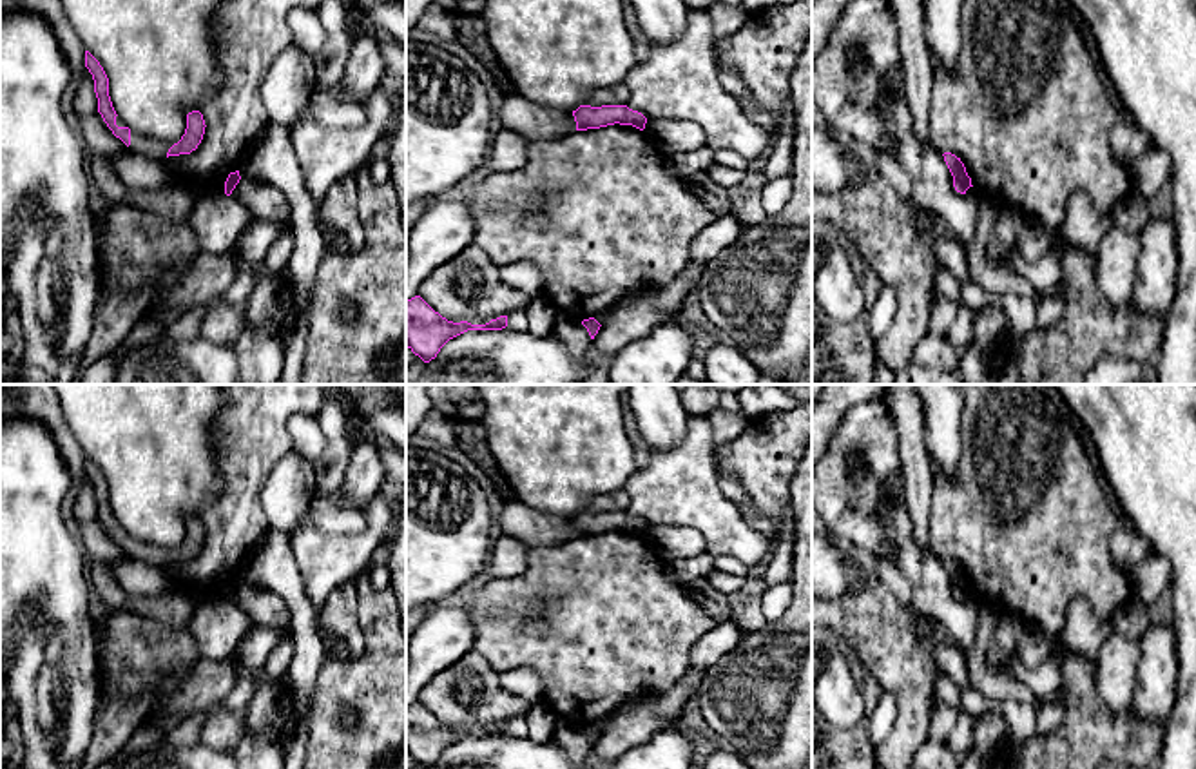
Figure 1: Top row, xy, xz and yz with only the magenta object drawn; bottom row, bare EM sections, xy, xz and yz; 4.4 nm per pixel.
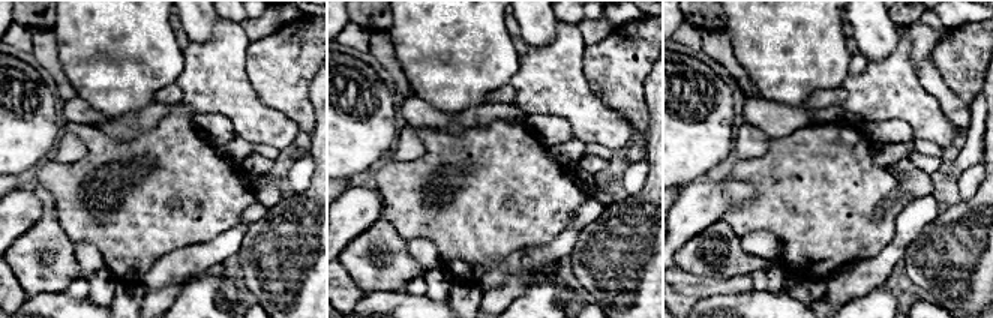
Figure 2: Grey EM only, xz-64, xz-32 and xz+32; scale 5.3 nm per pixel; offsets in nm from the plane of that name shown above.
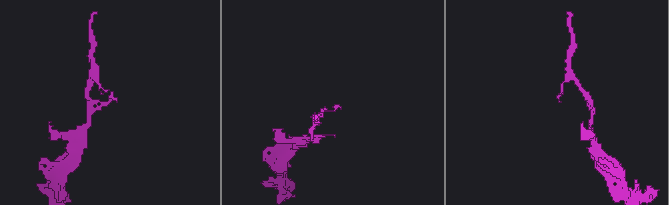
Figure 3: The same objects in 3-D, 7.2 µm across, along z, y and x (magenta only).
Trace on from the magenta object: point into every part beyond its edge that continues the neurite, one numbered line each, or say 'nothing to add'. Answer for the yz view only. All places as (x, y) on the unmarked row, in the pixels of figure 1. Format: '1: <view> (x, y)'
nothing to add

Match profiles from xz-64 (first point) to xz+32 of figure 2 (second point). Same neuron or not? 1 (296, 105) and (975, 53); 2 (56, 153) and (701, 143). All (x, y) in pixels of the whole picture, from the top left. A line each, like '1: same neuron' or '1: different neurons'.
1: same neuron
2: different neurons

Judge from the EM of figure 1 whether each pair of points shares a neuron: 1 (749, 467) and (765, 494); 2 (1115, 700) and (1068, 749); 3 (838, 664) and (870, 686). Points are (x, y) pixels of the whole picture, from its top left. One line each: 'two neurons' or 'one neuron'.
1: one neuron
2: two neurons
3: two neurons

